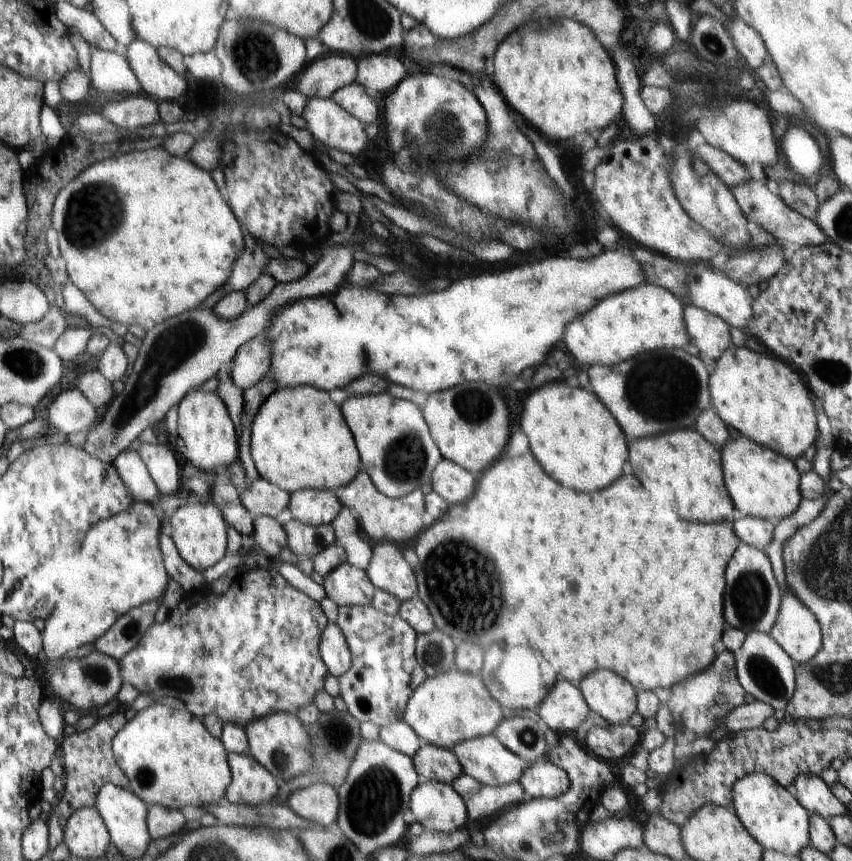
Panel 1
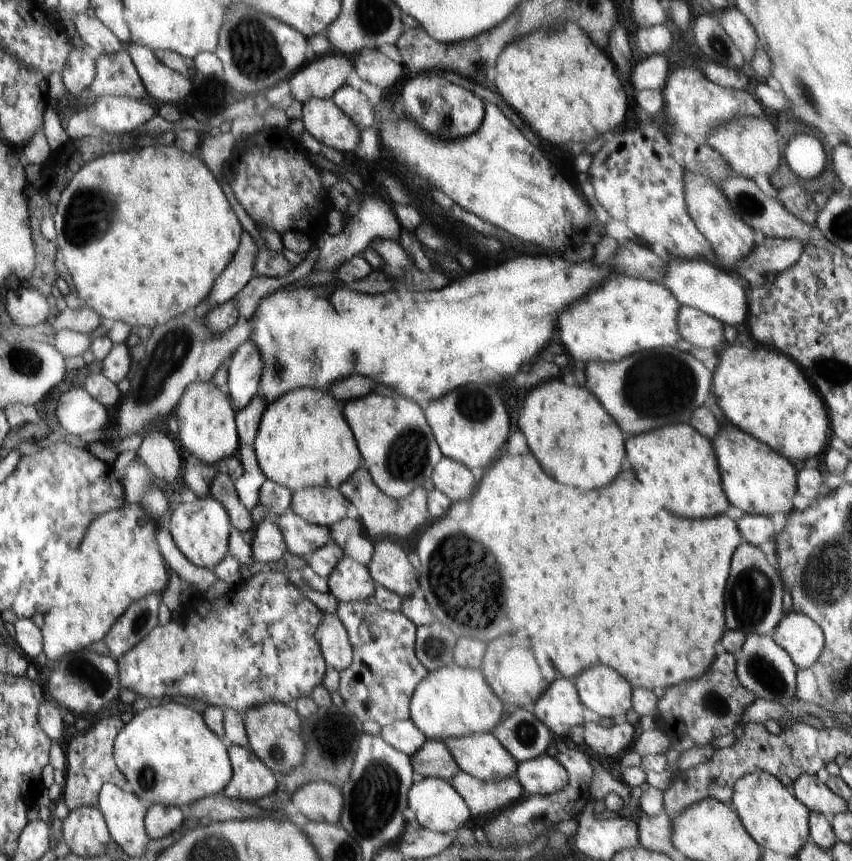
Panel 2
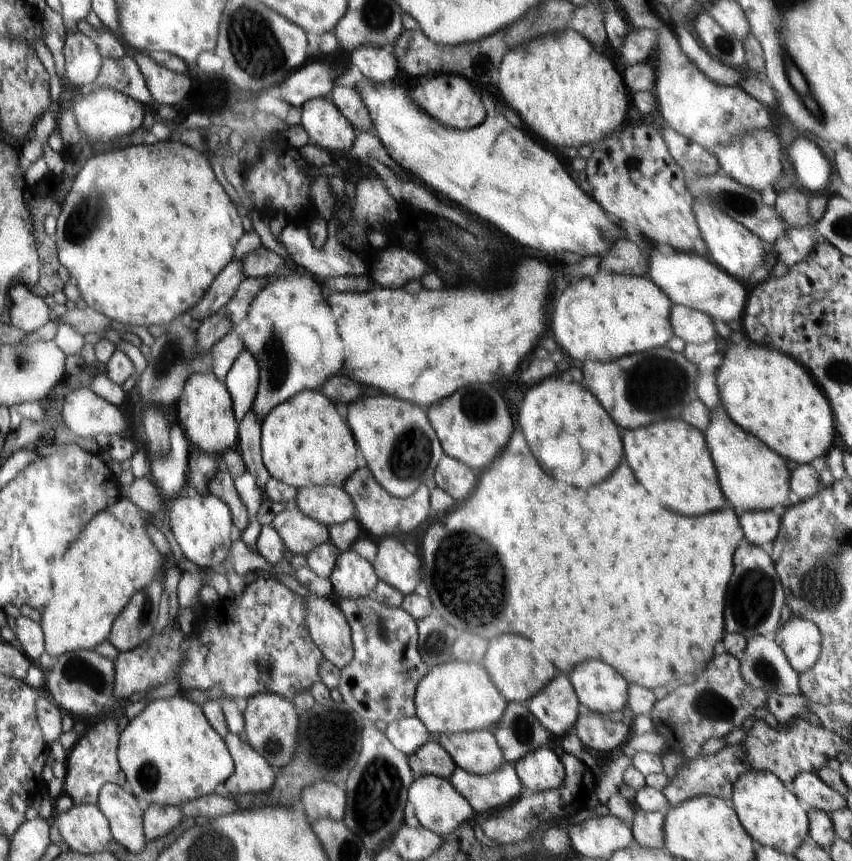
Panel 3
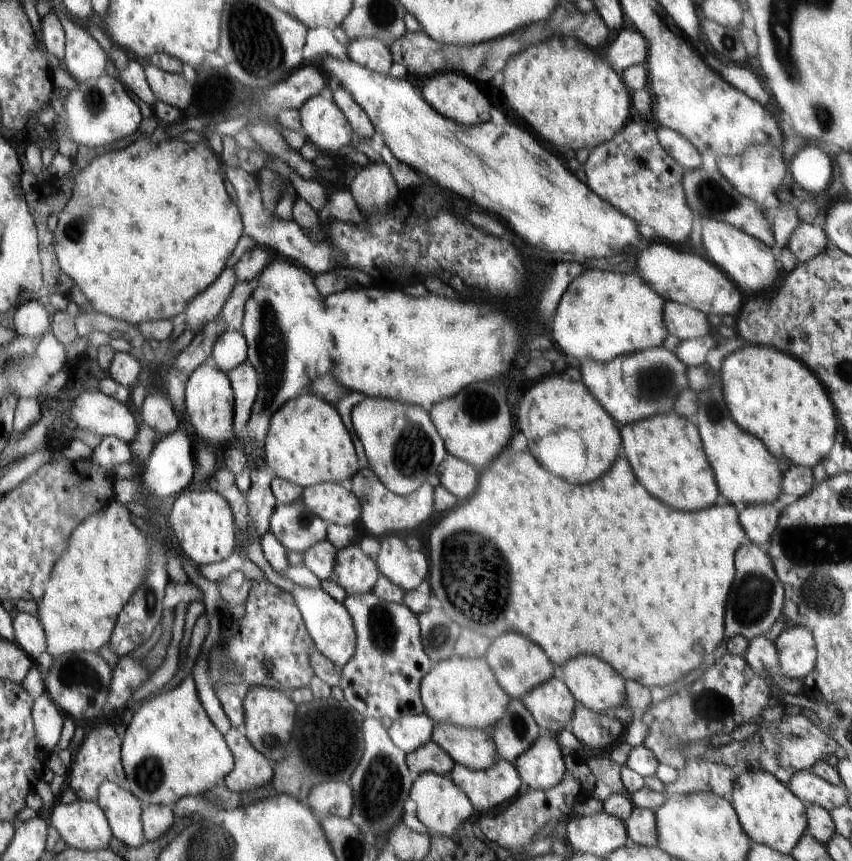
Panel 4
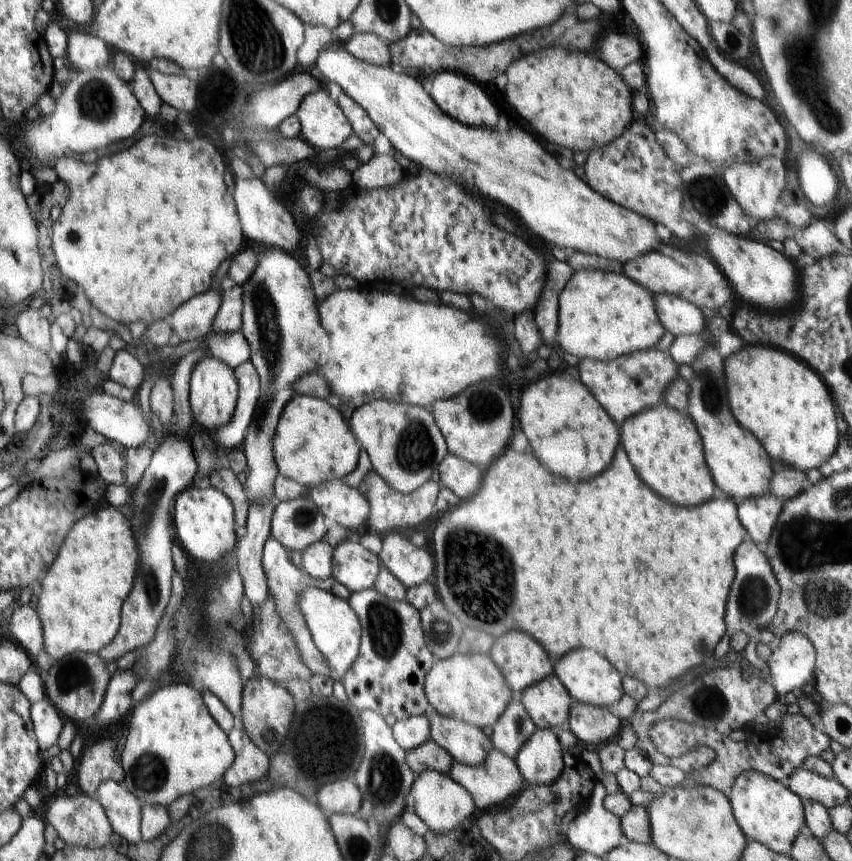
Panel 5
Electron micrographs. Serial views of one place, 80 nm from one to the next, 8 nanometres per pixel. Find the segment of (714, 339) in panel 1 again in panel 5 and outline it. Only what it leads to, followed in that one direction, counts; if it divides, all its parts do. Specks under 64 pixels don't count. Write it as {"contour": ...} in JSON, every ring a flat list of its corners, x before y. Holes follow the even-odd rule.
{"contour":[[656,295,655,307,663,327,675,337,704,332,704,317,700,309,678,295]]}

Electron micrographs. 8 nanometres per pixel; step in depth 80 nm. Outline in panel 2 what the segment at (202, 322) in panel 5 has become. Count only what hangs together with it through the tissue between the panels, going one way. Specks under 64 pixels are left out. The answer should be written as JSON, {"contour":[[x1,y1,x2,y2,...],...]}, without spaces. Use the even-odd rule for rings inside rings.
{"contour":[[244,230,240,250,229,266,225,268,224,274,213,284,212,295,207,300,211,304,211,308,234,299,248,284,248,281,256,274,254,265,258,250,256,241]]}

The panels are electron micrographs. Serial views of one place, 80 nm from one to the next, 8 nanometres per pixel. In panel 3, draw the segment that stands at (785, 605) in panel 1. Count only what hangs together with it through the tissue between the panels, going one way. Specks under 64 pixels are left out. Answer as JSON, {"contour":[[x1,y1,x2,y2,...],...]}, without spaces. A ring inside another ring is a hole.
{"contour":[[791,616,775,632,774,640,798,674,812,668,822,650,820,629,800,617]]}

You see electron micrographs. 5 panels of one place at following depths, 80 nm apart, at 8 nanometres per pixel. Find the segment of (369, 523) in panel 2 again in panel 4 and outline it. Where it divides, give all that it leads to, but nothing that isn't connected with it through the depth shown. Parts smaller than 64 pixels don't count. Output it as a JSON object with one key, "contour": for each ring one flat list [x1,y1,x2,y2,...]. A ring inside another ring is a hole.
{"contour":[[362,467,360,472,351,480,351,484,347,486,358,496,362,504,362,524,366,526,368,532,372,532,377,538,384,536,384,534,392,534,392,532,399,532,408,535,408,530,418,528,420,524,424,524,432,510,435,509,435,488,430,486,430,482,426,481,416,491,410,493,408,496,398,495,387,489,382,484,377,473,372,468]]}

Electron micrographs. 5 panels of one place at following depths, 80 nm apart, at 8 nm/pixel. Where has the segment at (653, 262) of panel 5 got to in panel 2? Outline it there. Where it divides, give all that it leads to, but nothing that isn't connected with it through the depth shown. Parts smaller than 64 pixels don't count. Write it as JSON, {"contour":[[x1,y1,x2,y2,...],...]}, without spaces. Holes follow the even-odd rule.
{"contour":[[672,259,669,262,665,281,662,283,681,306,689,306,709,314,723,324,737,326,746,322,749,313,748,292,740,284,738,277,726,269,700,259]]}

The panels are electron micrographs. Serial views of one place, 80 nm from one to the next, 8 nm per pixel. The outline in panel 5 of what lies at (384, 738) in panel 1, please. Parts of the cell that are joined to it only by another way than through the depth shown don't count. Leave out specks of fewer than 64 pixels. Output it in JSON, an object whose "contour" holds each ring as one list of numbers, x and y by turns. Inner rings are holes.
{"contour":[[428,714,393,720,394,740,407,751,420,747,432,738]]}

